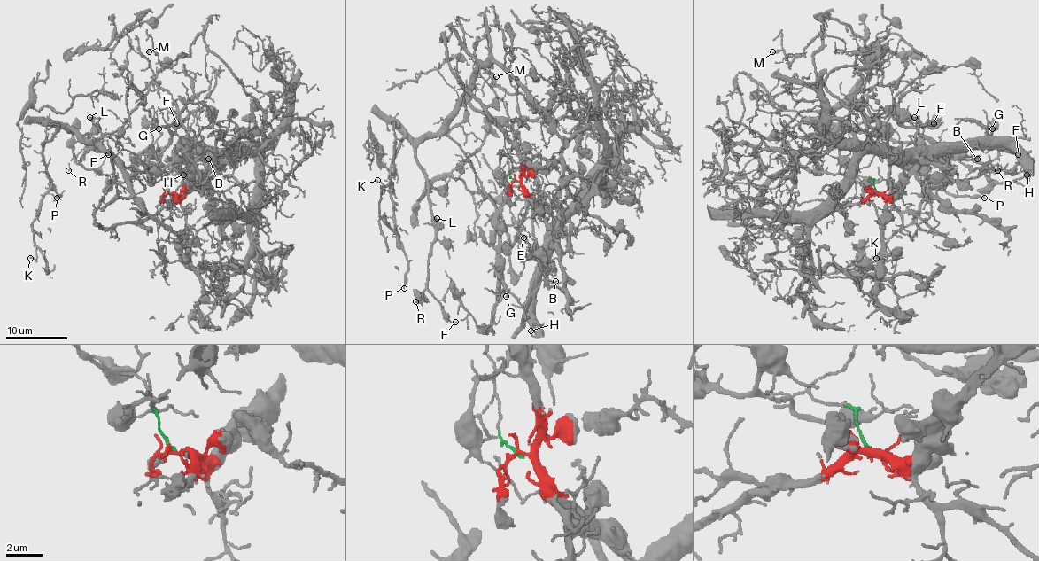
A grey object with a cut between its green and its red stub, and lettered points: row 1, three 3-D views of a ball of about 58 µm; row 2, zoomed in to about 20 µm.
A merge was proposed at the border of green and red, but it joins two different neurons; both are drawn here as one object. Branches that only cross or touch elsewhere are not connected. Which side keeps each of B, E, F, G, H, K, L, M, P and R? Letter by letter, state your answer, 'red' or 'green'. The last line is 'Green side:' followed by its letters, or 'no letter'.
B: red
E: red
F: green
G: red
H: red
K: green
L: green
M: red
P: green
R: green
Green side: F, K, L, P, R

